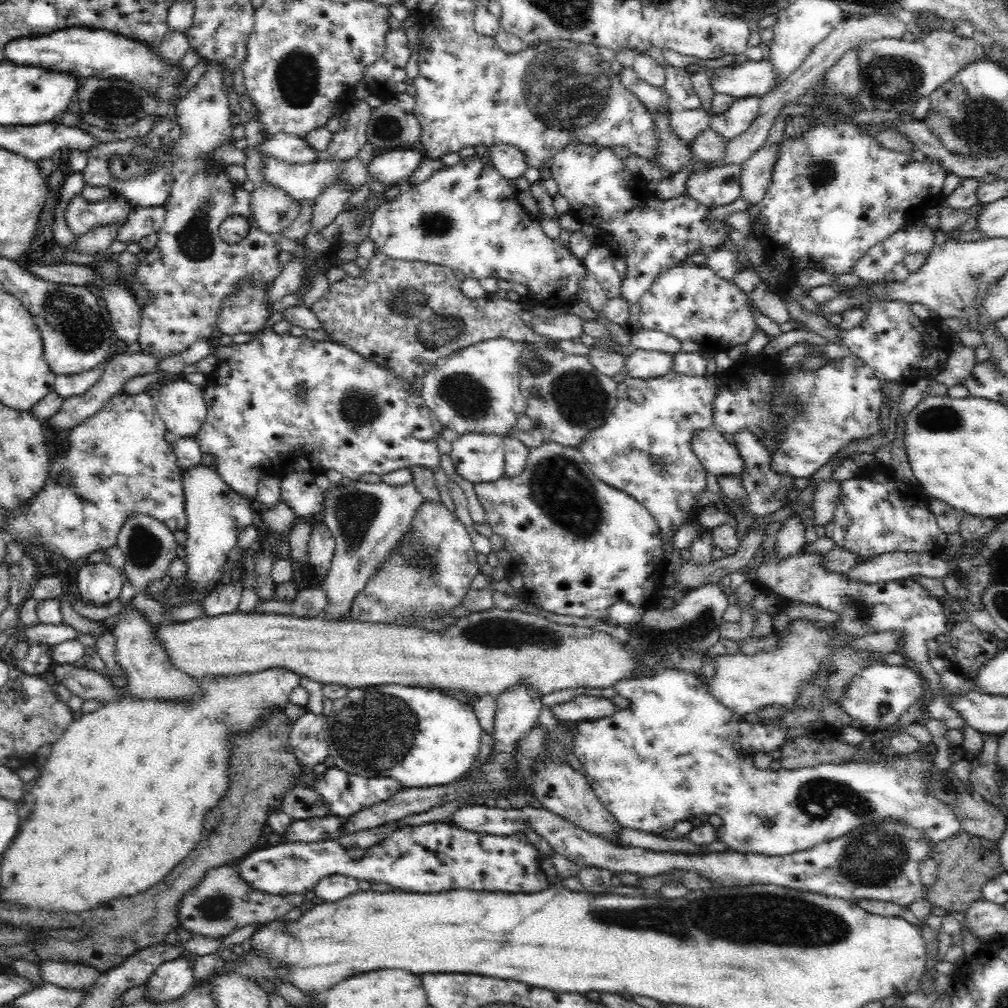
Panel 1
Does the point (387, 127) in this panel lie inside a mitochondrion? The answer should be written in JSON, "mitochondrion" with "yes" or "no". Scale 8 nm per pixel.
{"mitochondrion":"yes"}

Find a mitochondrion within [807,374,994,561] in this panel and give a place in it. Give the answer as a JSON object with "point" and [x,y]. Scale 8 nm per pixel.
{"point":[935,418]}

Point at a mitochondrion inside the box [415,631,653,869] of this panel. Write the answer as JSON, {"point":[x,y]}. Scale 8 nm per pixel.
{"point":[552,744]}

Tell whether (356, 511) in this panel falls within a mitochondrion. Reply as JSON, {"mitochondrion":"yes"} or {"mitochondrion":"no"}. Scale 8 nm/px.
{"mitochondrion":"yes"}

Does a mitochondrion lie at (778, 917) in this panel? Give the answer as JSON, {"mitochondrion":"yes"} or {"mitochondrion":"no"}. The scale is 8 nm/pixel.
{"mitochondrion":"yes"}

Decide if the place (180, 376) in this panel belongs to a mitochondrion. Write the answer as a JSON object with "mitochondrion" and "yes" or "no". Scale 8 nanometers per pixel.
{"mitochondrion":"no"}

